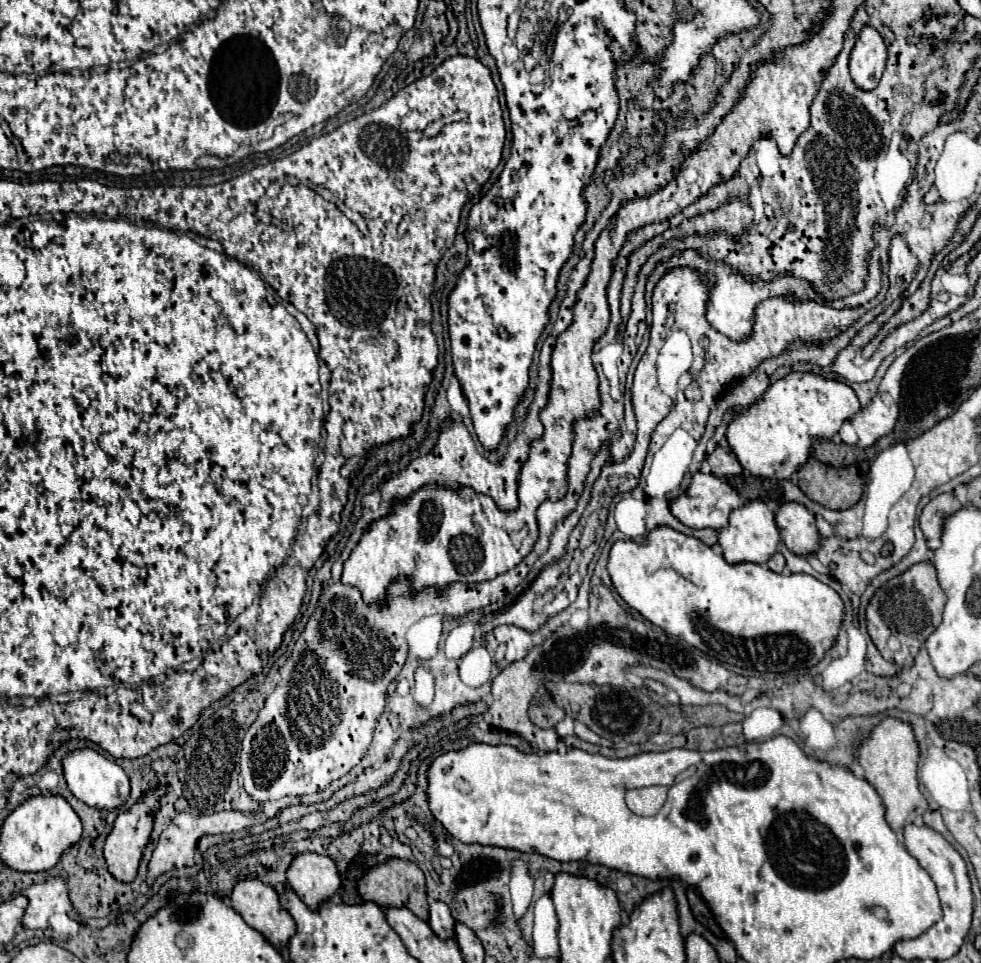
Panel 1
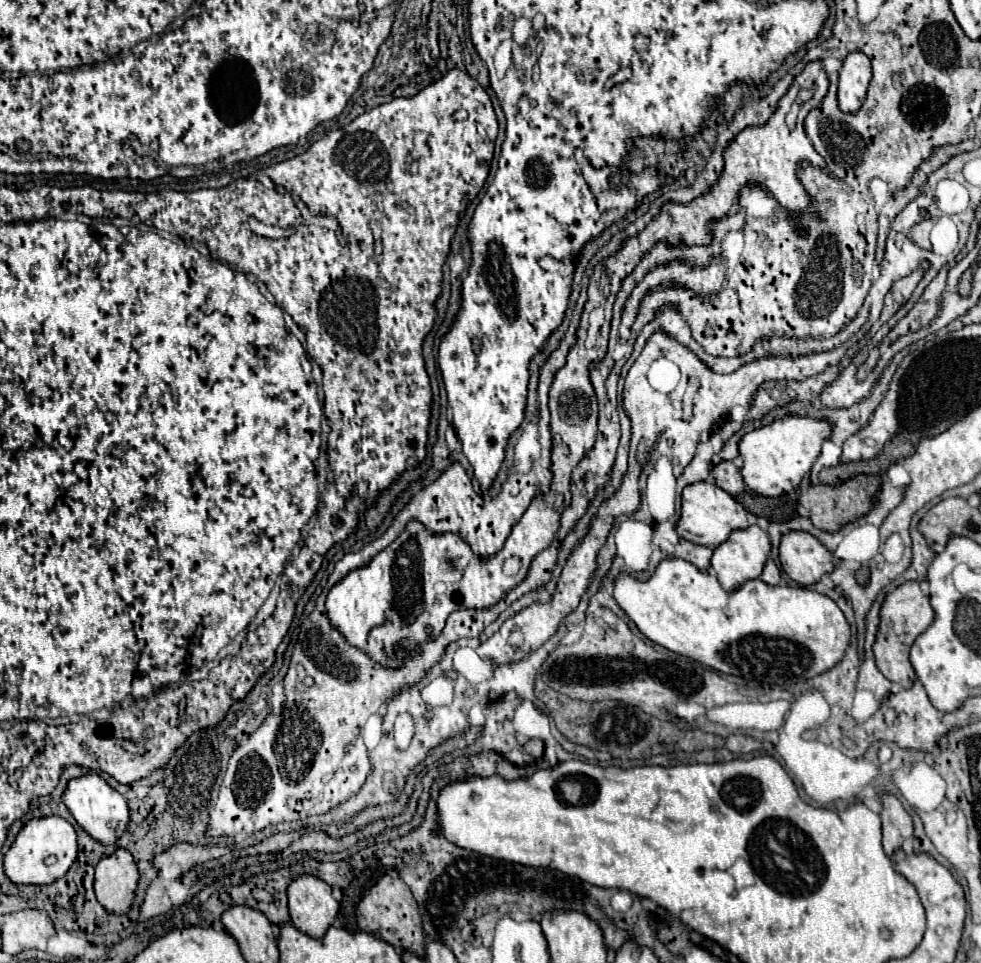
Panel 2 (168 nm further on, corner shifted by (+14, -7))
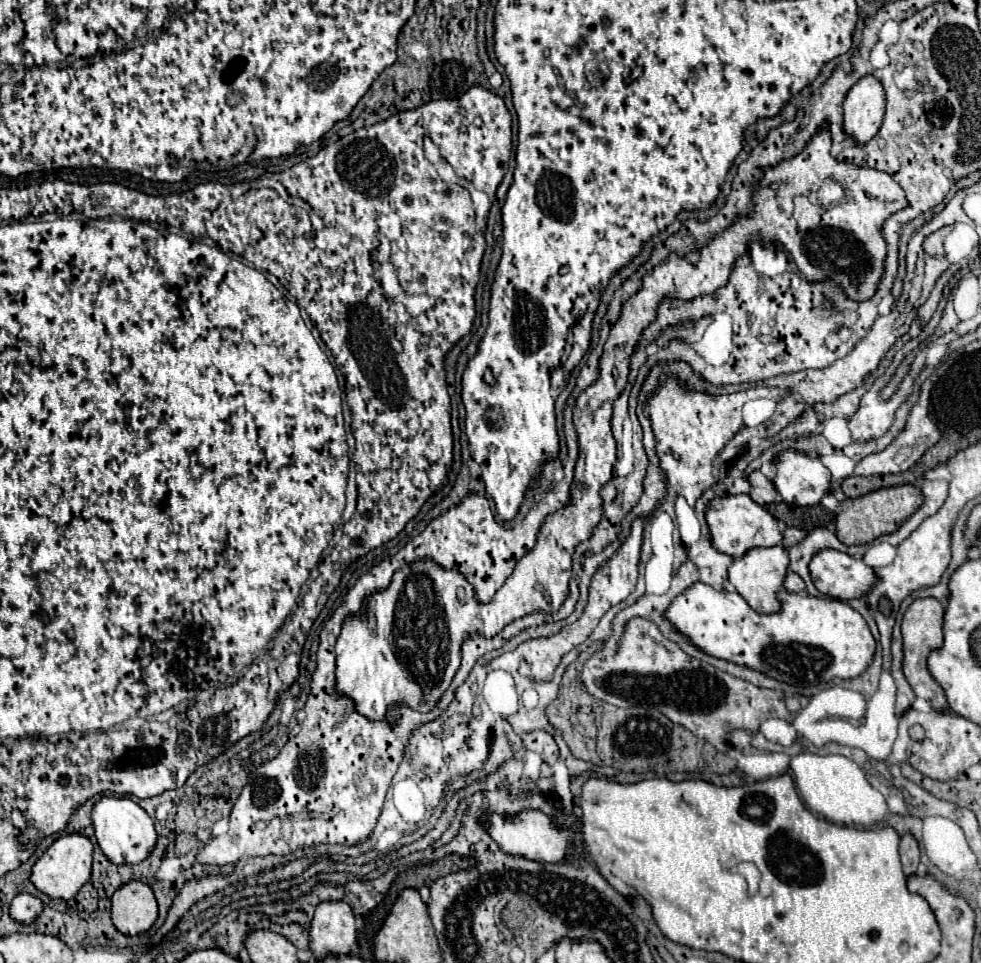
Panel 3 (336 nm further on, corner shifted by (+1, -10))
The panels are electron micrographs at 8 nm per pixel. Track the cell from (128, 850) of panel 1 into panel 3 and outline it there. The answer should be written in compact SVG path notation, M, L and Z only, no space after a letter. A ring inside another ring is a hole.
M129 882L113 894L113 924L123 936L147 932L157 920L157 902L143 882Z

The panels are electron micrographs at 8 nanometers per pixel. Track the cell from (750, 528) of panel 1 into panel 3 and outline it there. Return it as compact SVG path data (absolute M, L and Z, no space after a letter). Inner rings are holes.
M783 546L753 548L743 558L735 560L729 566L729 582L747 600L747 604L755 612L771 614L771 612L779 612L779 608L781 608L781 604L777 600L777 592L783 588L787 568L789 568L789 556L787 556L787 550Z

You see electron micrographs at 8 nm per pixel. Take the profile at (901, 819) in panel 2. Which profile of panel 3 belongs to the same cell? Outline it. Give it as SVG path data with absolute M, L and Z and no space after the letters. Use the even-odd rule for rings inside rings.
M907 834L907 836L901 838L899 854L901 854L905 876L915 874L917 872L917 866L919 866L919 846L917 846L917 840L913 836Z

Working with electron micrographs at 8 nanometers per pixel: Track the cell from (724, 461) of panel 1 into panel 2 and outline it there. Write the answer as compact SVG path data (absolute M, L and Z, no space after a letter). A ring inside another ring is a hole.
M720 461L712 467L712 475L714 475L714 483L728 491L730 495L738 495L744 491L744 481L740 475L740 469L732 463L732 461Z

